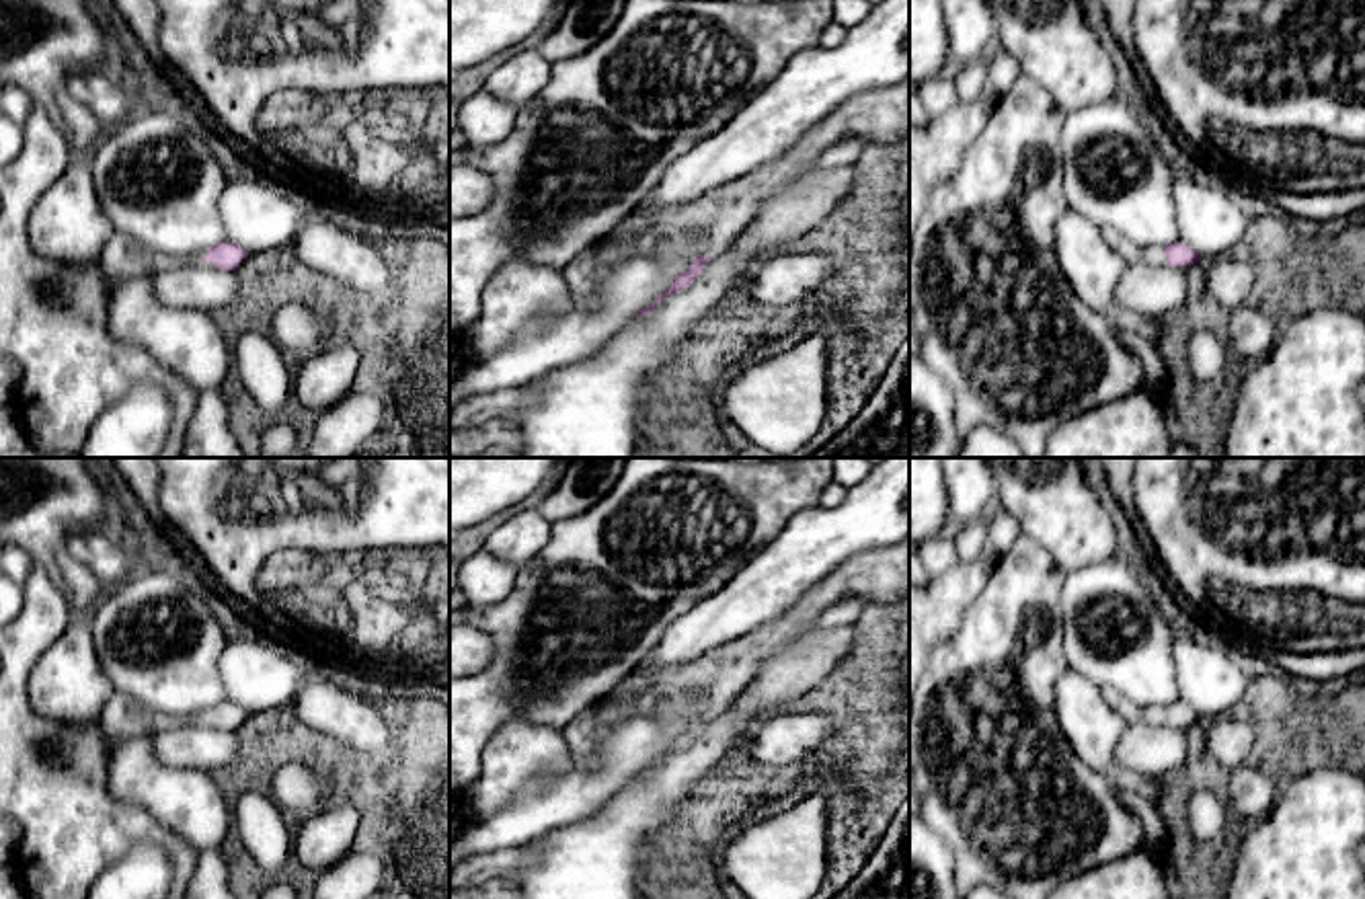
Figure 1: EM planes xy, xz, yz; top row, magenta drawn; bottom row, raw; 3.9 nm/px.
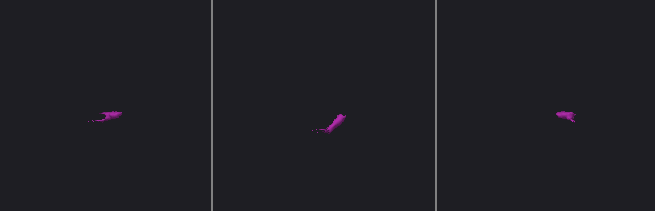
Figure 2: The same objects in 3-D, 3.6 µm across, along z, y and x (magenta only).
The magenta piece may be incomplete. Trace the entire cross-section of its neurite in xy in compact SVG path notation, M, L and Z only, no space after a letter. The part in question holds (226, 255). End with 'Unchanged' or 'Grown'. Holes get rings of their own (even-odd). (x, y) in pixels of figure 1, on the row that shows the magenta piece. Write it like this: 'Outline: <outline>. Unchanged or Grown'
Outline: M220 242L205 252L203 261L213 263L222 271L236 271L240 261L246 257L248 252L242 250L238 244Z. Unchanged

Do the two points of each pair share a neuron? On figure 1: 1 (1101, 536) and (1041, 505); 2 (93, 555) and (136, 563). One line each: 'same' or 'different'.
1: same
2: same

